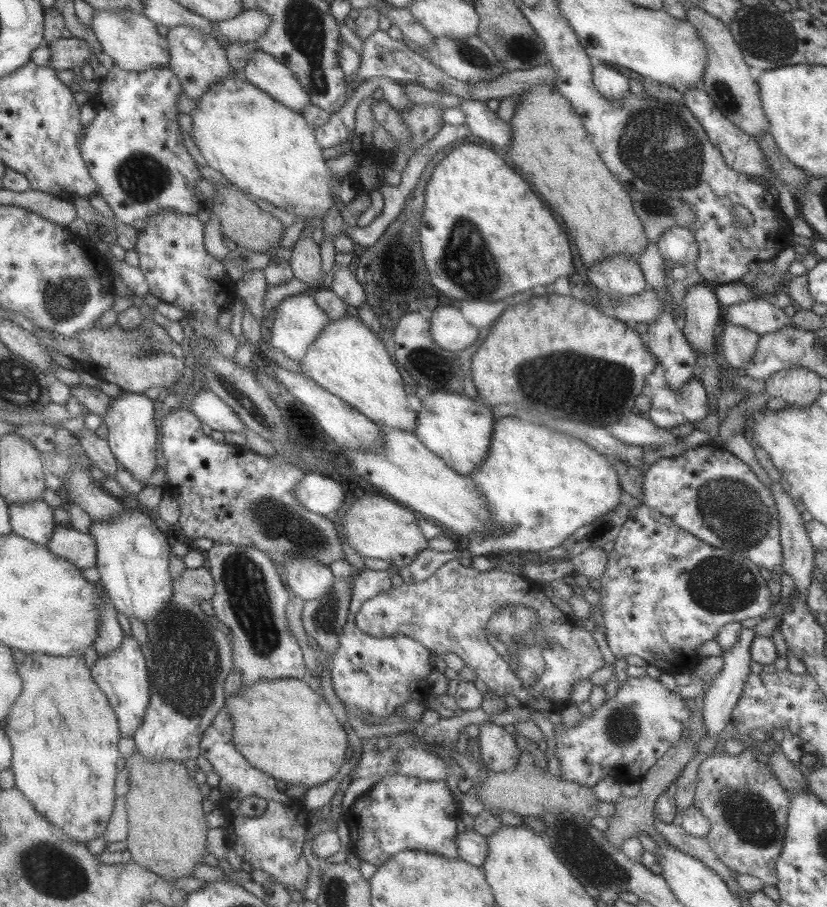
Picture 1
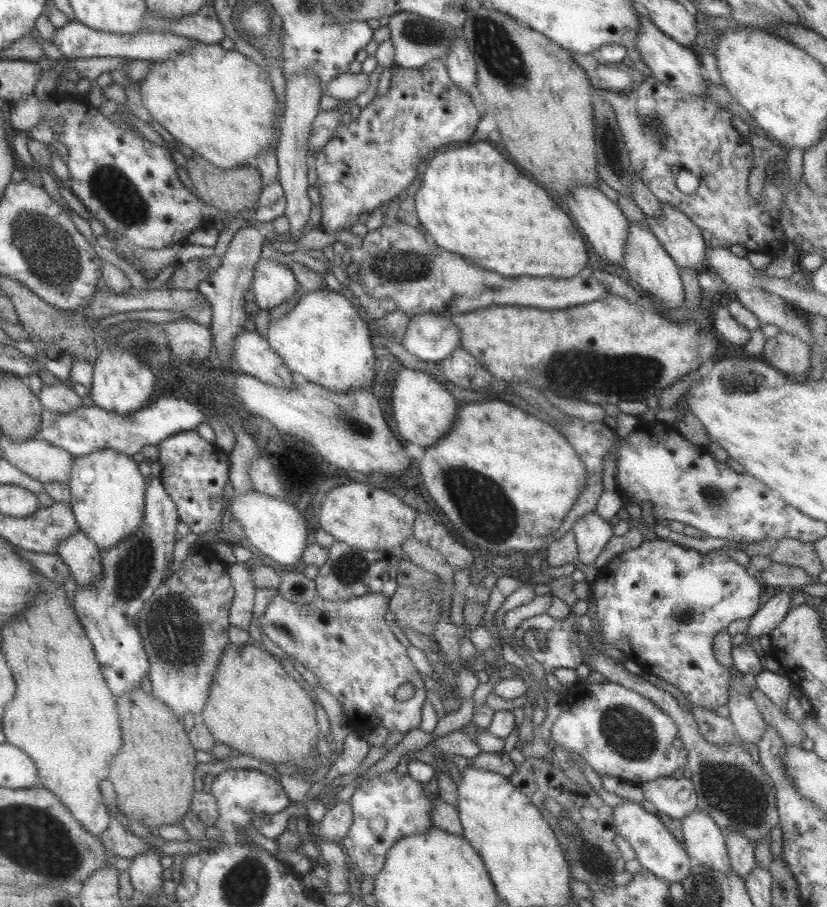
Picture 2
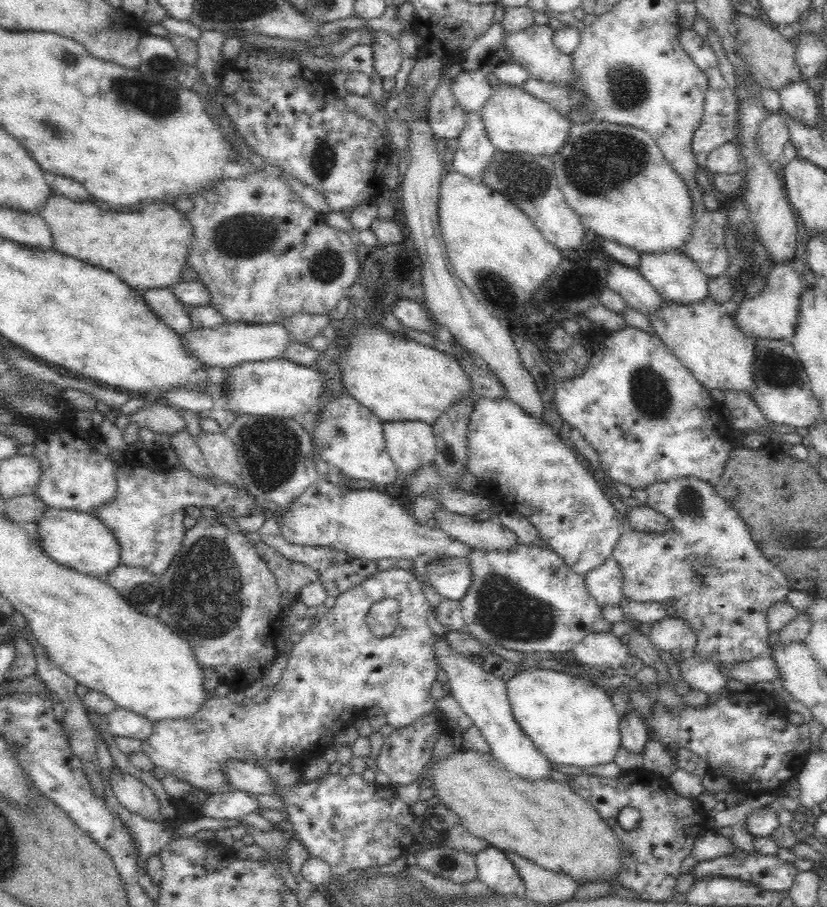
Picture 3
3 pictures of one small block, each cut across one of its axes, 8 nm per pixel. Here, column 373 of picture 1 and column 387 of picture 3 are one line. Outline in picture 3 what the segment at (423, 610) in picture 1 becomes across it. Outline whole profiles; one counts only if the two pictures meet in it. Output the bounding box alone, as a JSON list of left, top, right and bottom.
[364,597,399,638]

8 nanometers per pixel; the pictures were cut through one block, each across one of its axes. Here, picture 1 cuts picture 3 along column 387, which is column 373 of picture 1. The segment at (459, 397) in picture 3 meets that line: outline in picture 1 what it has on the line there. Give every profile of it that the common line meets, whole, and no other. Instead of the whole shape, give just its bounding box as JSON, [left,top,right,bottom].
[301,314,417,433]

